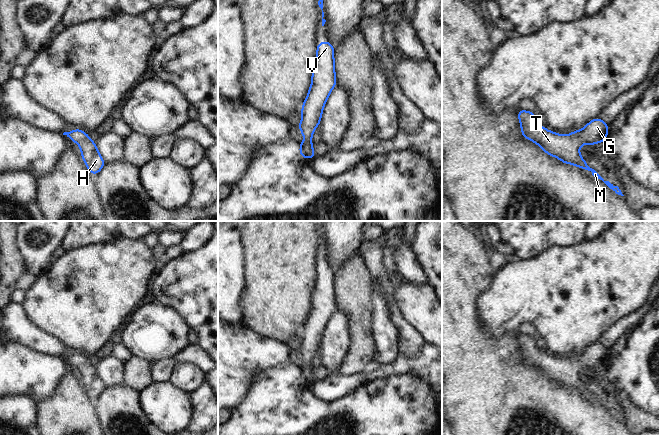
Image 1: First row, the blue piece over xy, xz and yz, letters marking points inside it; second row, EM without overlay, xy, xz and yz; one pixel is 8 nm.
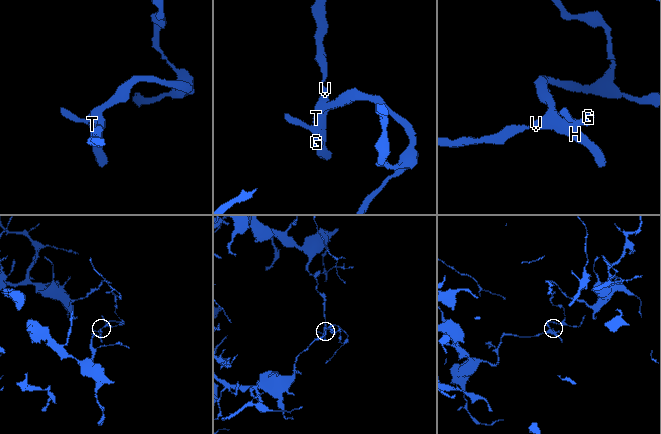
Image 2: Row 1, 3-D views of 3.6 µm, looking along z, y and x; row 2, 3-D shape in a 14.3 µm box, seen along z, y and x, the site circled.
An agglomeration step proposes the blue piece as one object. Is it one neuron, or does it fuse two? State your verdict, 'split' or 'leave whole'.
leave whole

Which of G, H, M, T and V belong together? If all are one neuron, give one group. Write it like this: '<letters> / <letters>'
G H M T V

